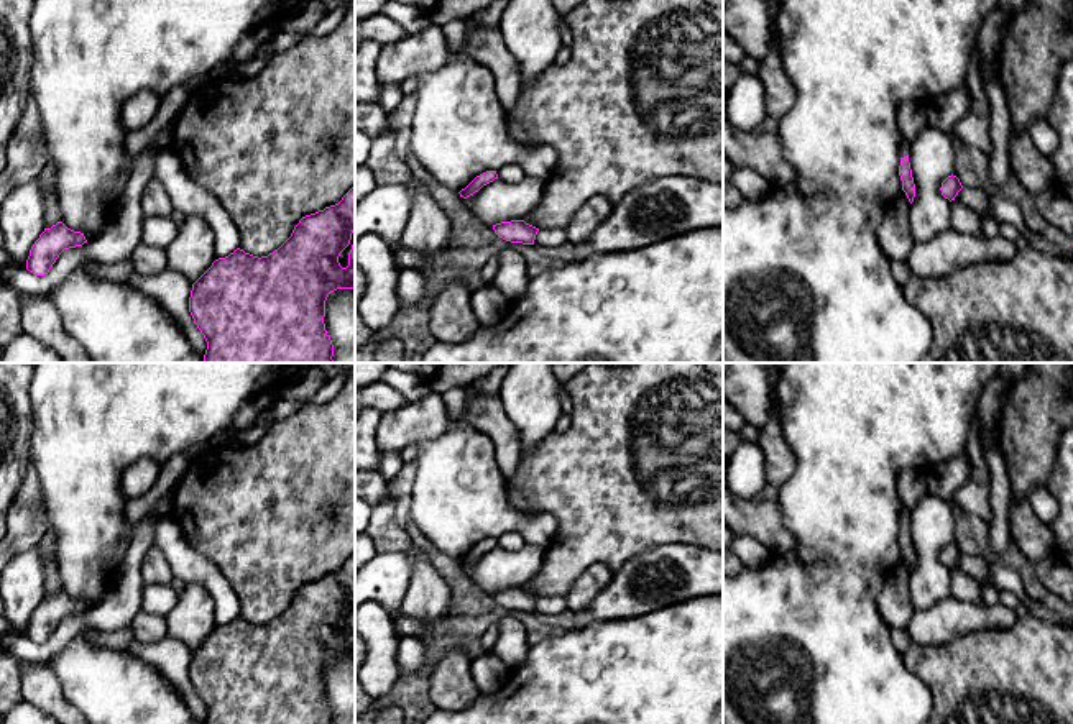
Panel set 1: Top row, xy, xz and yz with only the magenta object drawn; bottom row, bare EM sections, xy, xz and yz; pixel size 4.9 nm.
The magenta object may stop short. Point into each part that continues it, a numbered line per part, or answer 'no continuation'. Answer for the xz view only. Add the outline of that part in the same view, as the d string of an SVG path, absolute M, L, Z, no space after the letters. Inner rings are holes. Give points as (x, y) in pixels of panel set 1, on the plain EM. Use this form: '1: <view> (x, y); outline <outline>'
no continuation

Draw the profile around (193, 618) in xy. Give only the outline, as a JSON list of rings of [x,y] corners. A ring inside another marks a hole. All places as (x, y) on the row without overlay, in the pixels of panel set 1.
[[[187,583],[174,607],[164,616],[168,635],[186,644],[192,652],[212,634],[215,604],[204,584]]]

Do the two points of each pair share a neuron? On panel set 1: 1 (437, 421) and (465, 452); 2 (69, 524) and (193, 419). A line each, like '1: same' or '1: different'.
1: different
2: same

